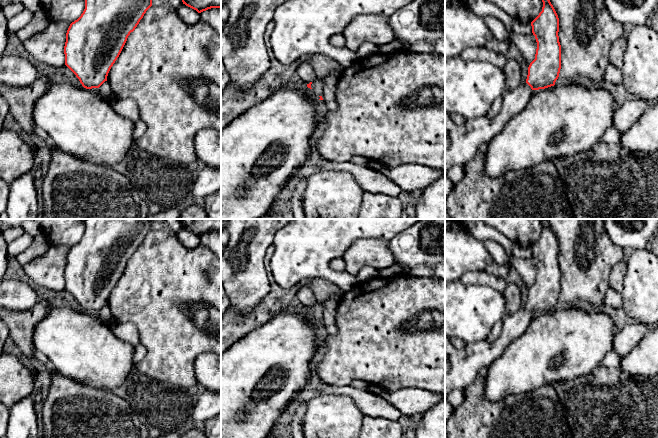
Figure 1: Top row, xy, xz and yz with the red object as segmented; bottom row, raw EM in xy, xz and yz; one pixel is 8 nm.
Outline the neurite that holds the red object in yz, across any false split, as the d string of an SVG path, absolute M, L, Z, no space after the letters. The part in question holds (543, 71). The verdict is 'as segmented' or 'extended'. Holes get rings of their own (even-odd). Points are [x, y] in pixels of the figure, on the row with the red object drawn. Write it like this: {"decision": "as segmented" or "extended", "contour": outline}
{"decision": "extended", "contour": "M542 0L543 7L539 15L531 22L532 33L537 42L535 59L528 67L528 75L525 83L520 83L513 91L505 91L502 95L502 108L498 115L488 115L466 119L462 125L456 125L445 112L445 129L449 132L451 145L445 149L445 176L456 165L463 165L473 159L480 145L488 143L510 121L521 112L529 102L535 90L545 89L555 85L561 69L561 45L559 42L559 18L550 0Z"}

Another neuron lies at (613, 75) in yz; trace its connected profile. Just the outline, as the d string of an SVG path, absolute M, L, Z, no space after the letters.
M611 63L608 65L608 68L605 73L605 78L607 82L614 85L621 84L623 82L623 75L620 69L617 69Z

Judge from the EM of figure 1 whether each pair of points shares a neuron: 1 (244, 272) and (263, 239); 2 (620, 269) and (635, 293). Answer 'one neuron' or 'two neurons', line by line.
1: one neuron
2: two neurons

